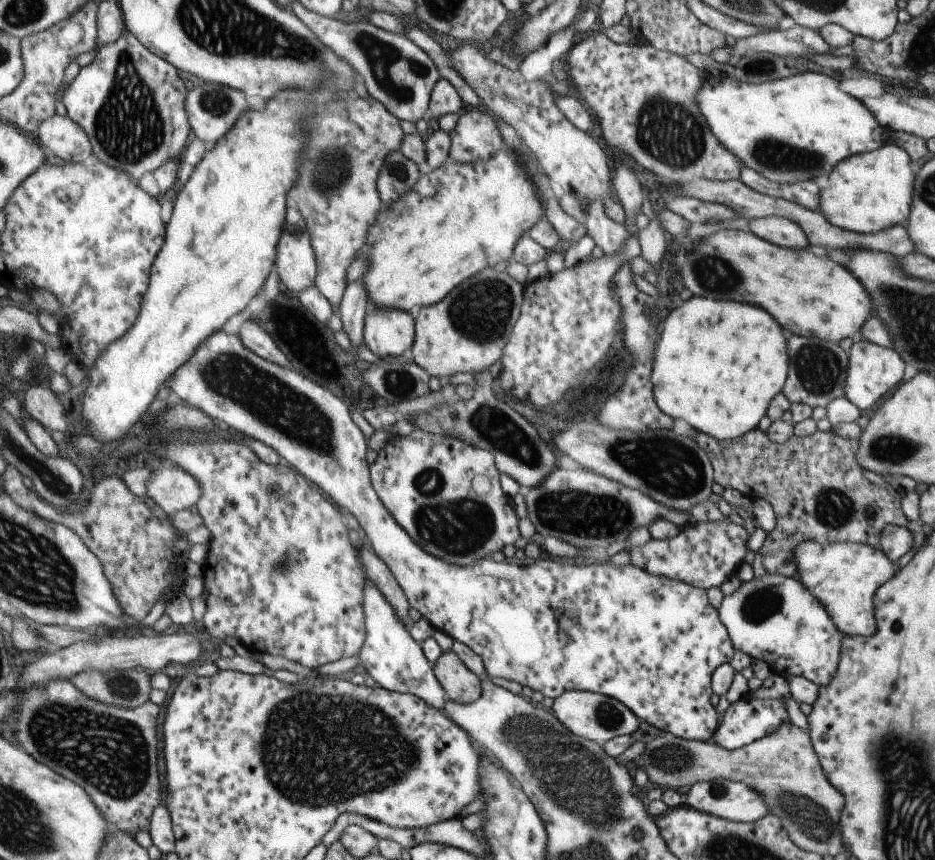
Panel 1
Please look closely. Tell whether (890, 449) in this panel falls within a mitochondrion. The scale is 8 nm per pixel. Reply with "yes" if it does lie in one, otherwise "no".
yes

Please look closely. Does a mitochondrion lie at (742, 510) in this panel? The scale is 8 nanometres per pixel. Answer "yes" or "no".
no

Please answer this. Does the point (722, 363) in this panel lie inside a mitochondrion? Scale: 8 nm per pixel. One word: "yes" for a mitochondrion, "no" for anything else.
no

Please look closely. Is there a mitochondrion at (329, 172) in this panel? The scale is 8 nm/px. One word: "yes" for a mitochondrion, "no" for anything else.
yes

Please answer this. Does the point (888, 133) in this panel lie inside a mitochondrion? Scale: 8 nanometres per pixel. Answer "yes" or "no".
no

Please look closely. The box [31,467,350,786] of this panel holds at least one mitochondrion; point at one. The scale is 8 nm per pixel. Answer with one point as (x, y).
(125, 687)

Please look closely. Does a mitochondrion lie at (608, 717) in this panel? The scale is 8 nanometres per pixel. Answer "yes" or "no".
yes

